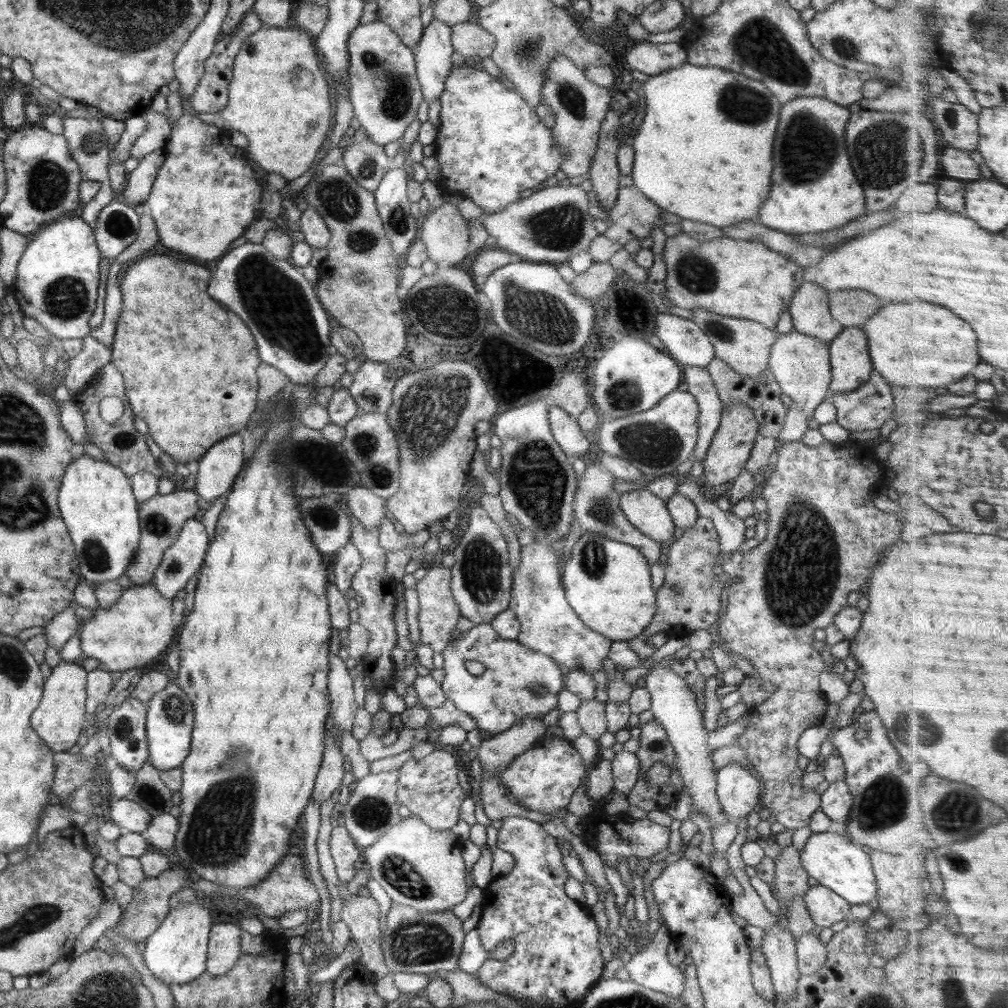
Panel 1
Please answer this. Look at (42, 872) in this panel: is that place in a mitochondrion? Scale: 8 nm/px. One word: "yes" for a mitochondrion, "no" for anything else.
no

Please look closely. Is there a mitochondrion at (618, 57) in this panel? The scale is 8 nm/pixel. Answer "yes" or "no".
no

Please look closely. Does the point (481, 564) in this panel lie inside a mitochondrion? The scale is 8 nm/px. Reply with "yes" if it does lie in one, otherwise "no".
yes

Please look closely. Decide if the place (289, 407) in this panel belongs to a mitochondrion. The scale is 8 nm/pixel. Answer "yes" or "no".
no

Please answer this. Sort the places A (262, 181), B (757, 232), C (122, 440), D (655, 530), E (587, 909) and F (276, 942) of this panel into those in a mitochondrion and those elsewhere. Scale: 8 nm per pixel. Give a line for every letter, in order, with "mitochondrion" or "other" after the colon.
A: other
B: other
C: mitochondrion
D: other
E: other
F: other

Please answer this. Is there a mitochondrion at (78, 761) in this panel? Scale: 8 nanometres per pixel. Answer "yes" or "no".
no

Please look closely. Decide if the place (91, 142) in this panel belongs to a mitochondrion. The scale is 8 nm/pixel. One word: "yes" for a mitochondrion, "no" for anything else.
yes

